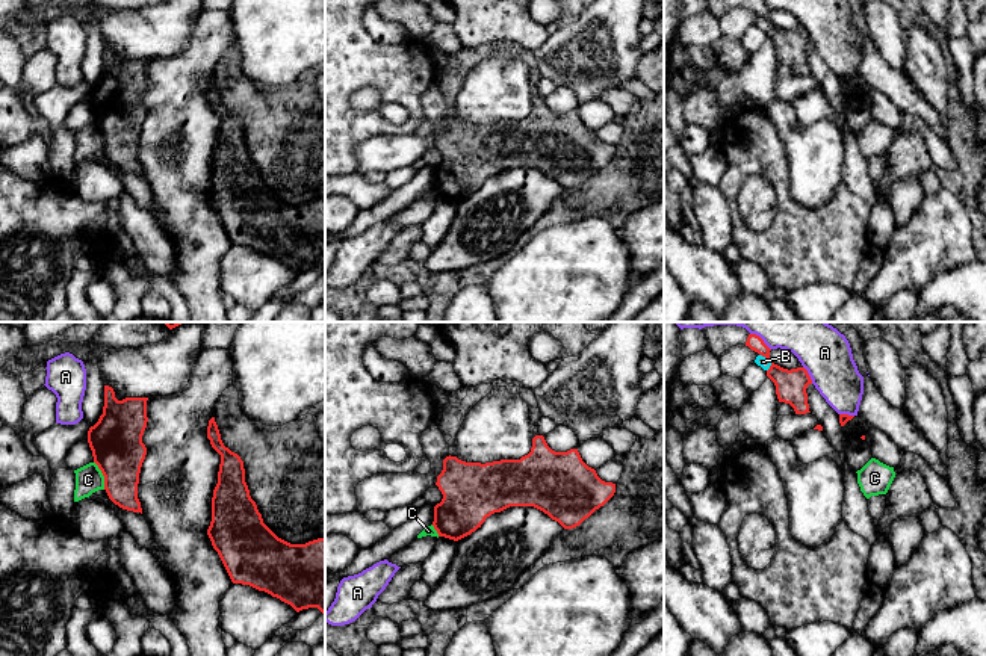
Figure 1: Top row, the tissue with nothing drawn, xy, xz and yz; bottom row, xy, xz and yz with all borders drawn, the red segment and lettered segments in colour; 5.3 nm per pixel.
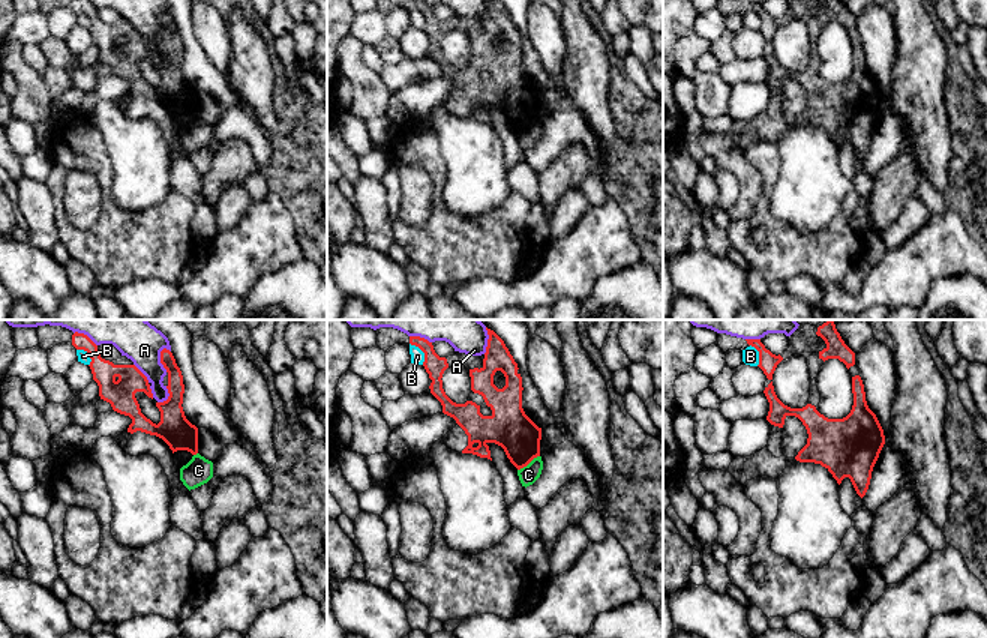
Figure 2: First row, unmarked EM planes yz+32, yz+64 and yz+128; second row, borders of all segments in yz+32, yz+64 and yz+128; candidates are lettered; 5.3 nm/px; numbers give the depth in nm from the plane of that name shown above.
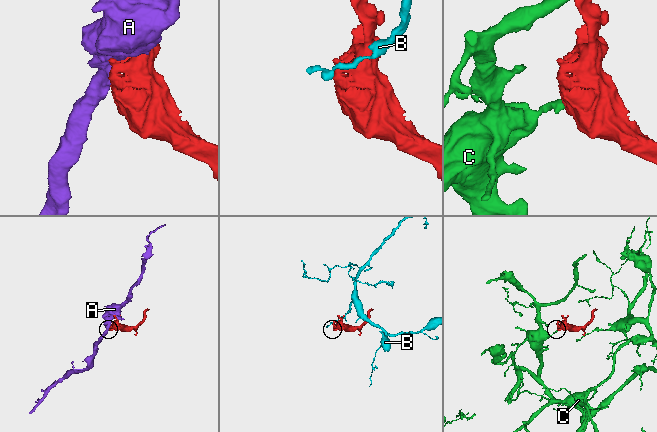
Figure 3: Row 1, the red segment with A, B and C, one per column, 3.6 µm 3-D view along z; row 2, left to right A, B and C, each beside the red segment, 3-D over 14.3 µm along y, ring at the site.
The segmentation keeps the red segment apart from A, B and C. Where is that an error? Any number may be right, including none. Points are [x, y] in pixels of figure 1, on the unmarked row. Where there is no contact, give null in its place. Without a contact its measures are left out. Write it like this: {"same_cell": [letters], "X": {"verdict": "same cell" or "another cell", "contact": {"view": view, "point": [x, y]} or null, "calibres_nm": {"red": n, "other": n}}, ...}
{"same_cell": [], "A": {"verdict": "another cell", "contact": {"view": "yz", "point": [808, 37]}, "calibres_nm": {"red": 160, "other": 260}}, "B": {"verdict": "another cell", "contact": {"view": "yz", "point": [764, 17]}, "calibres_nm": {"red": 70, "other": 60}}, "C": {"verdict": "another cell", "contact": {"view": "xy", "point": [103, 136]}, "calibres_nm": {"red": 280, "other": 140}}}

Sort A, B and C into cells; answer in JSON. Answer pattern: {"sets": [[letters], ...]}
{"sets": [["A"], ["B"], ["C"]]}

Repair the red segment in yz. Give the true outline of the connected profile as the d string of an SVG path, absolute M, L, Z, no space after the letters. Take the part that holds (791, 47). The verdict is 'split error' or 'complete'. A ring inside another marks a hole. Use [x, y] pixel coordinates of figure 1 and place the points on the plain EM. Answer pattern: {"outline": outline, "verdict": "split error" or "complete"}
{"outline": "M771 24L767 38L776 47L779 63L789 65L795 76L811 74L806 50L812 45L812 41L805 29L788 32Z", "verdict": "complete"}

